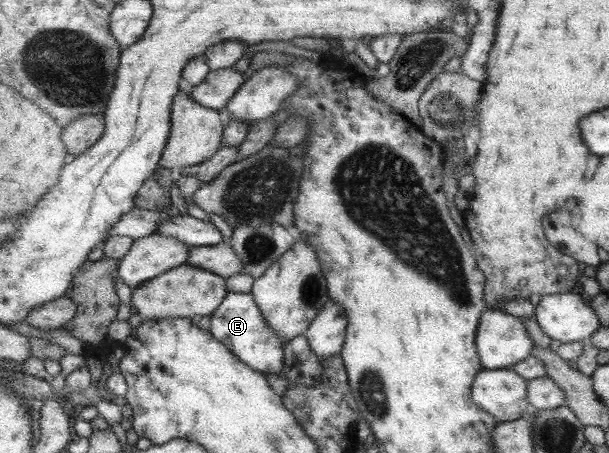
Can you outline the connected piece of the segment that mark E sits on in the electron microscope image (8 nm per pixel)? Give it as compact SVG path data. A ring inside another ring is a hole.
M231 292L223 299L221 306L211 316L209 331L217 340L222 341L235 356L256 371L277 374L286 366L286 346L278 332L266 322L258 301L252 294Z

